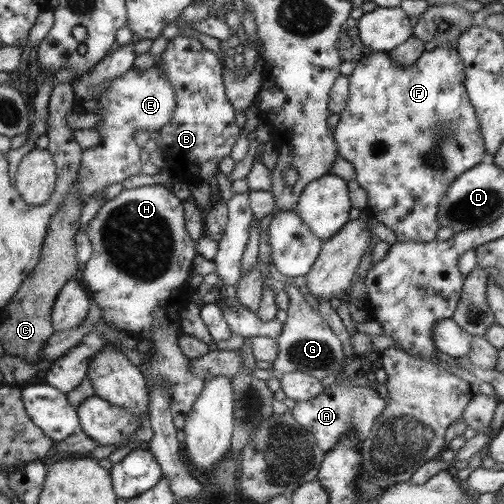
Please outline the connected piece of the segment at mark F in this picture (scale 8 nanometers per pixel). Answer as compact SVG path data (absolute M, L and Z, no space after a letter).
M439 46L430 51L423 51L421 56L411 66L397 66L386 53L371 52L356 62L348 77L349 99L334 127L334 138L338 146L338 154L352 164L356 174L354 181L366 192L367 204L365 214L393 230L397 242L431 242L435 240L436 230L440 228L437 221L438 202L445 197L446 190L466 170L473 169L479 163L488 163L492 154L486 149L486 140L482 138L479 118L471 107L466 94L465 70L458 51L453 46Z

